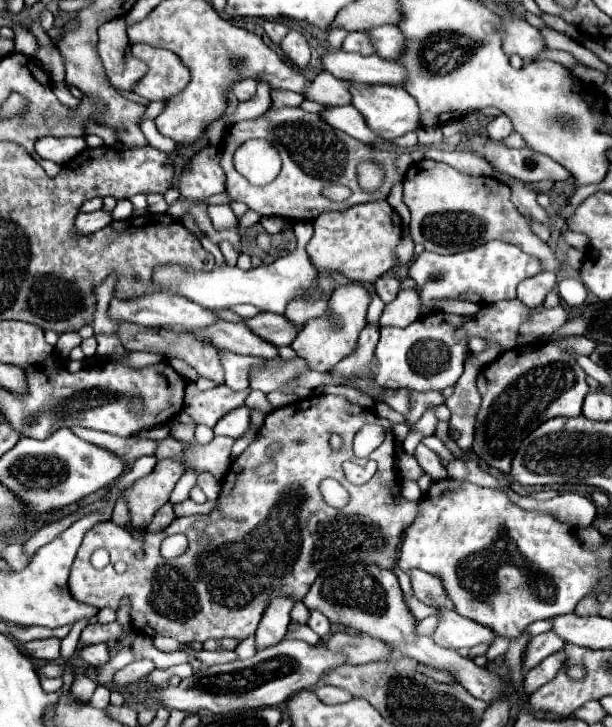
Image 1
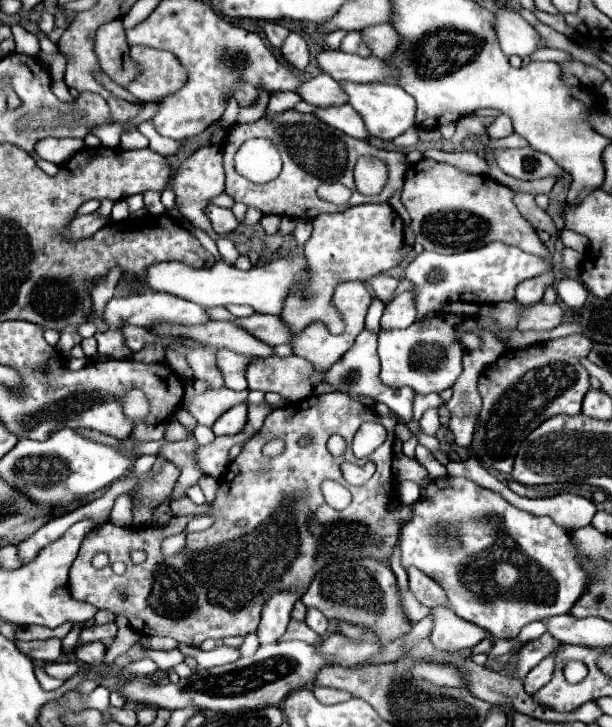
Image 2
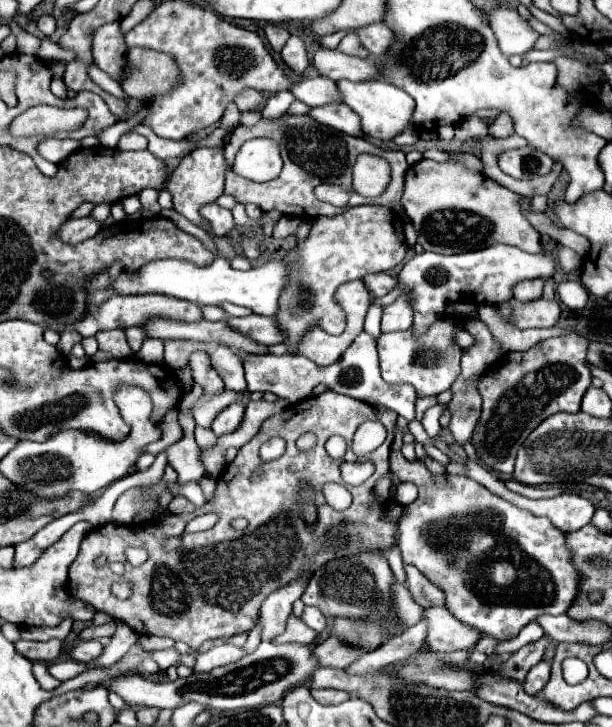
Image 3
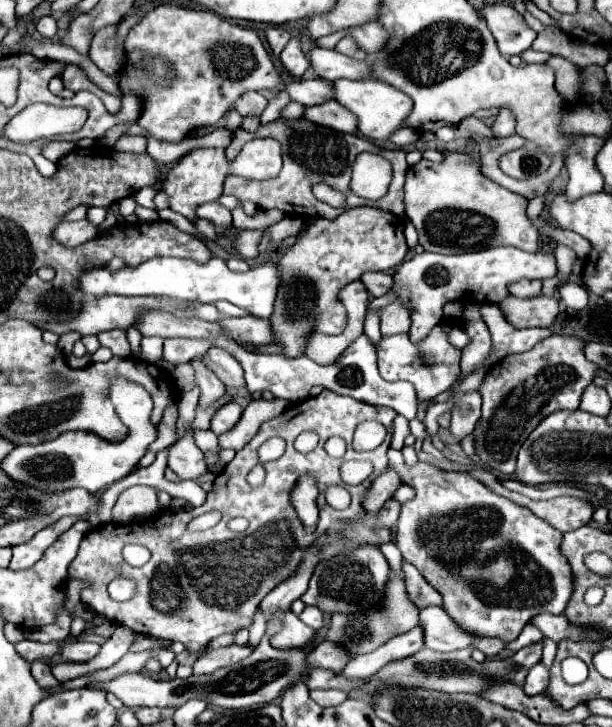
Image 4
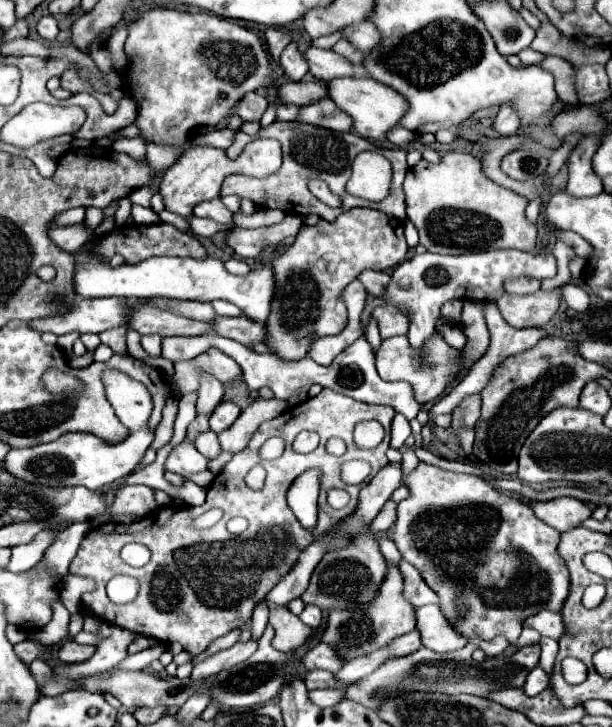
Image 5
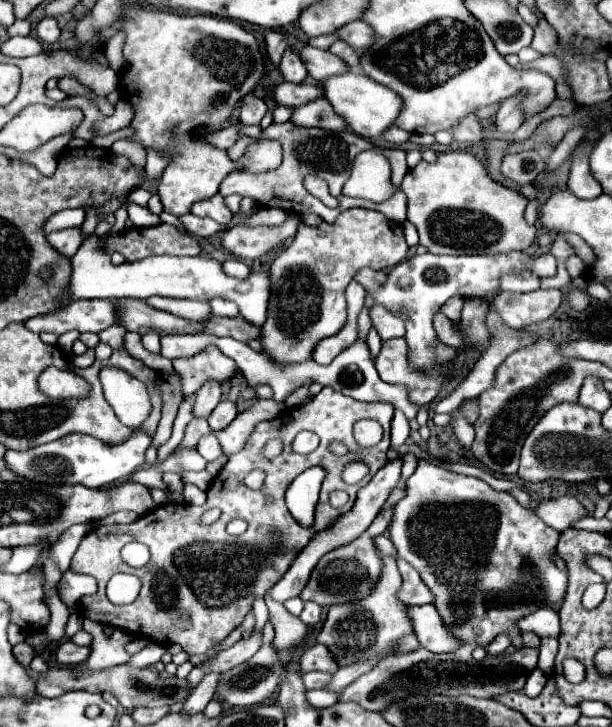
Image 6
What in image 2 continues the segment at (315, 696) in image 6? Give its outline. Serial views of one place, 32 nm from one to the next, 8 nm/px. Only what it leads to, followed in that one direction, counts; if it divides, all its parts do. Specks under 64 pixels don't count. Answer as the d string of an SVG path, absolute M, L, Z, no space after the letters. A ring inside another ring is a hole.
M312 688L312 694L322 704L338 704L338 702L344 702L344 700L350 700L352 698L348 692L334 690L334 688Z

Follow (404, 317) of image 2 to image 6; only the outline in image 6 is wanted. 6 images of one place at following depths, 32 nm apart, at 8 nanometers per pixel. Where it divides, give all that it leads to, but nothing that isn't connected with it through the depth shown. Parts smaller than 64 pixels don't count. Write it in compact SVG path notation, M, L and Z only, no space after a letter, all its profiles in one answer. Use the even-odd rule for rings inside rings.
M374 305L369 312L372 326L382 340L403 337L405 335L404 321L380 305Z

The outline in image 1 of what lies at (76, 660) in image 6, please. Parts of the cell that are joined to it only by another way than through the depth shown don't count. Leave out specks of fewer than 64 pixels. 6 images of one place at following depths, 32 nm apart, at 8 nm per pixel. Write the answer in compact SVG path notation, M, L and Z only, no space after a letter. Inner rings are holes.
M90 644L78 650L78 656L92 666L104 666L108 662L108 646L106 644Z

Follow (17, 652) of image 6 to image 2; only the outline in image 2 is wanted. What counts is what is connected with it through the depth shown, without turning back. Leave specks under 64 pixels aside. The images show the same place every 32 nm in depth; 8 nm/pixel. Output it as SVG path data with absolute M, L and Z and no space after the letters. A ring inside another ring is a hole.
M50 638L44 642L16 642L16 648L30 656L32 660L44 660L44 662L56 662L60 656L60 640Z

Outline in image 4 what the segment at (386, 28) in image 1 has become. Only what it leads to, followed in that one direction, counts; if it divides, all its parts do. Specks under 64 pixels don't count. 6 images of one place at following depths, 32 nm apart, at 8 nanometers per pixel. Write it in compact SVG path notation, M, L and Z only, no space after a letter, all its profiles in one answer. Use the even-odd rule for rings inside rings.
M372 22L372 24L362 24L356 28L350 28L348 34L356 40L356 44L360 44L360 48L364 48L364 52L376 52L384 46L388 34L380 28L380 24Z

